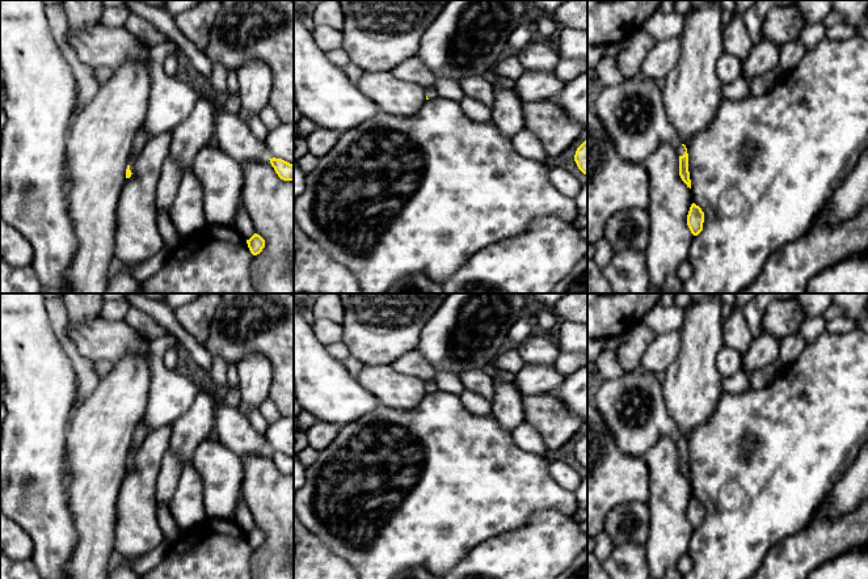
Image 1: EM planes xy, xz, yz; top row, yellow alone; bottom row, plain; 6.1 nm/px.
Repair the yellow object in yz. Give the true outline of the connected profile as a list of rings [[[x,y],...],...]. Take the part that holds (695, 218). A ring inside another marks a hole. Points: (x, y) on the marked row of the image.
[[[695,203],[691,204],[687,215],[687,225],[694,236],[703,231],[704,212]]]

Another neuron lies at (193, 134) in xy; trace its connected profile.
[[[199,97],[190,115],[172,128],[168,156],[184,173],[190,170],[197,153],[208,145],[214,130],[214,107],[207,98]]]

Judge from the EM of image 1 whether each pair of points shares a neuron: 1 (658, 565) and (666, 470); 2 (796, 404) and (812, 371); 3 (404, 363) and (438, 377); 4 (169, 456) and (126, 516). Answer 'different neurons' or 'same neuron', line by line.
1: same neuron
2: same neuron
3: same neuron
4: different neurons

